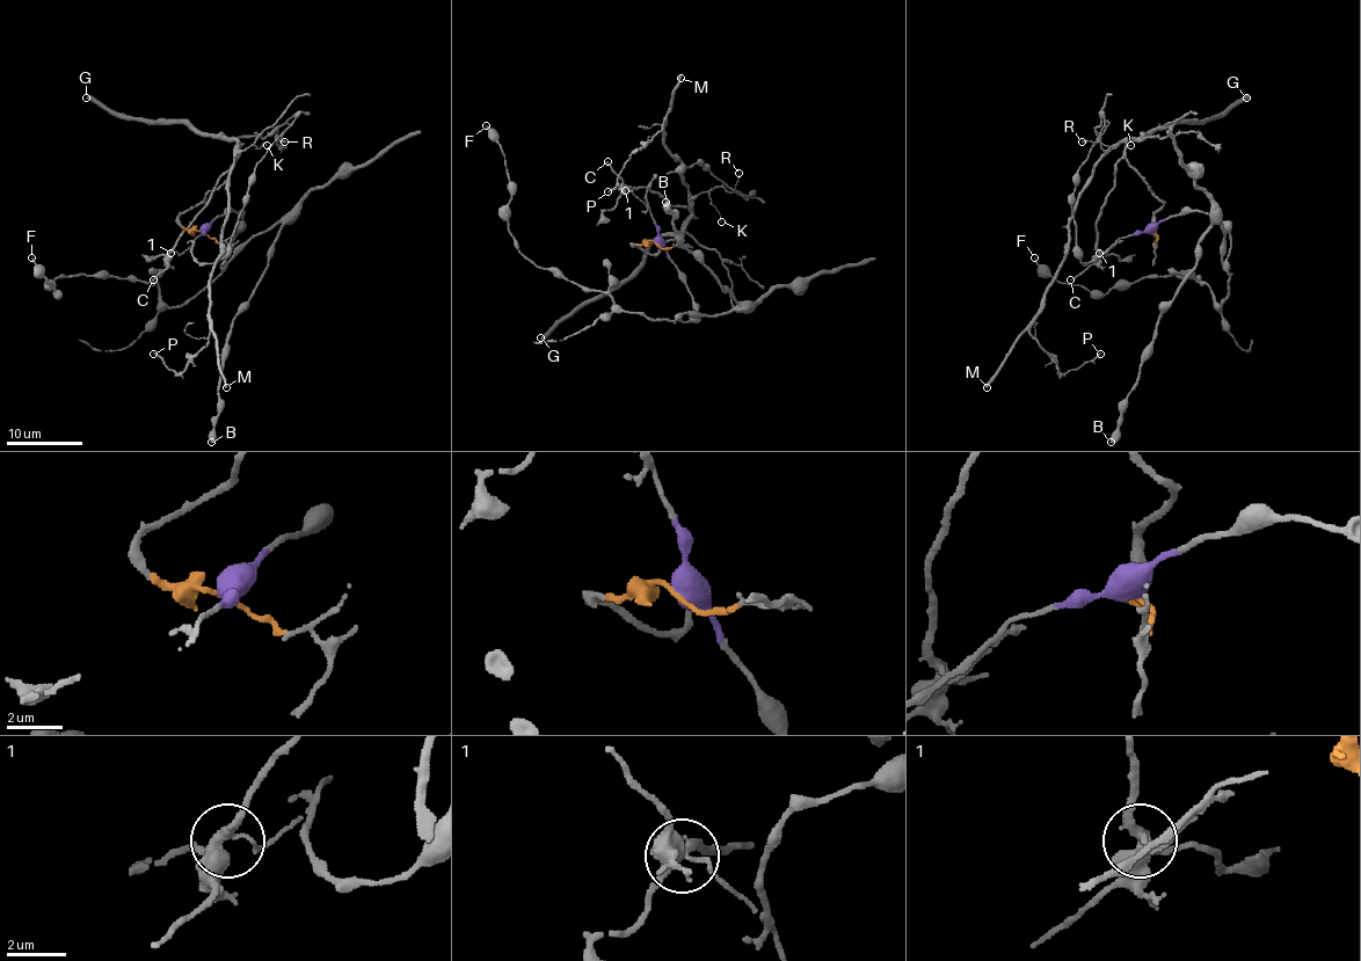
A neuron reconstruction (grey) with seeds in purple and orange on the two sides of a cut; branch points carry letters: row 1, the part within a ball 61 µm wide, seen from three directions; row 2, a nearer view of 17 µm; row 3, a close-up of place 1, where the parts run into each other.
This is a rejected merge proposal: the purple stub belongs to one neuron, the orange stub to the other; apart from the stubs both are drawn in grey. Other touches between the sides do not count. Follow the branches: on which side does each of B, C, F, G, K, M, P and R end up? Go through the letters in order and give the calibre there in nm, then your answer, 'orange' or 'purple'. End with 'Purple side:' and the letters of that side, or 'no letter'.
B: calibre 550 nm; purple
C: calibre 150 nm; orange
F: calibre 160 nm; purple
G: calibre 460 nm; orange
K: calibre 100 nm; orange
M: calibre 260 nm; orange
P: calibre 190 nm; orange
R: calibre 120 nm; purple
Purple side: B, F, R

